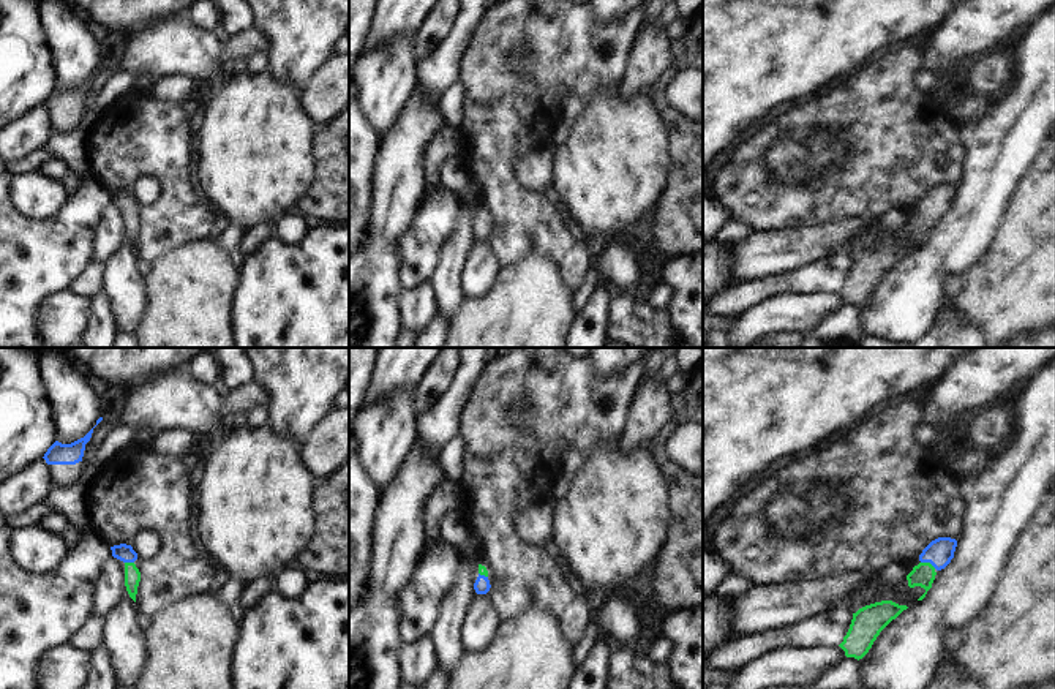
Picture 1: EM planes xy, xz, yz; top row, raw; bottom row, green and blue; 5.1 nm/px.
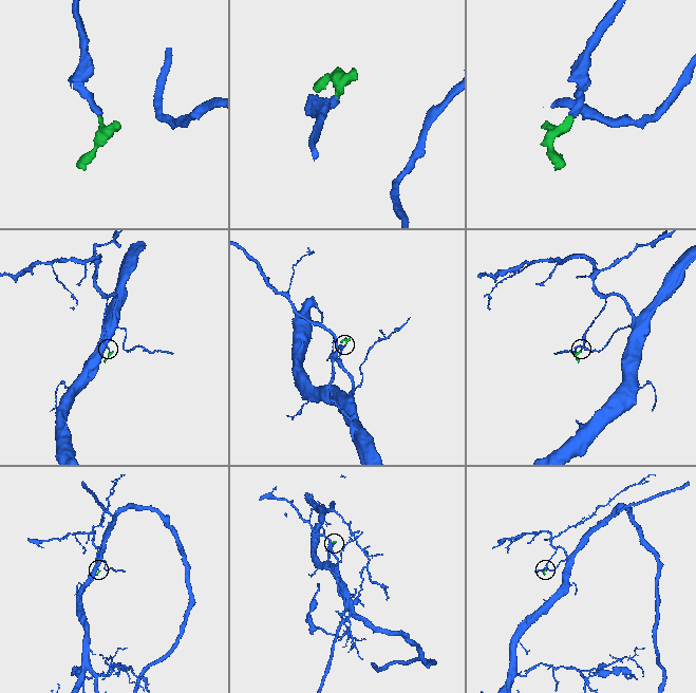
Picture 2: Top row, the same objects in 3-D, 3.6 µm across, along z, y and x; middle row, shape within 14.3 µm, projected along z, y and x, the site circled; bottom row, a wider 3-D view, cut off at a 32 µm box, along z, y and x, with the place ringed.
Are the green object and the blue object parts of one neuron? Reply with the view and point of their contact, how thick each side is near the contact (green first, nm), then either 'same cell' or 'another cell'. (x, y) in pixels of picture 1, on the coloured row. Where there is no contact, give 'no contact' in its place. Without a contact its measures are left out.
yz (929, 563) | 120/140 nm | same cell

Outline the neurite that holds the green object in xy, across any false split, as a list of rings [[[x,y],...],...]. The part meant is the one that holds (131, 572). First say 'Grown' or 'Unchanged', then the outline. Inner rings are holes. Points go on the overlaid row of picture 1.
Grown. [[[126,544],[114,545],[111,550],[114,558],[125,563],[125,586],[130,597],[136,602],[137,586],[141,582],[141,572],[134,564],[137,553]]]

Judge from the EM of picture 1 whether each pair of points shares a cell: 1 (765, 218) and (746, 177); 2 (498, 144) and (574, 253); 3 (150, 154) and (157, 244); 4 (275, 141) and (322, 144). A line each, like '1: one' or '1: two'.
1: one
2: one
3: one
4: two

